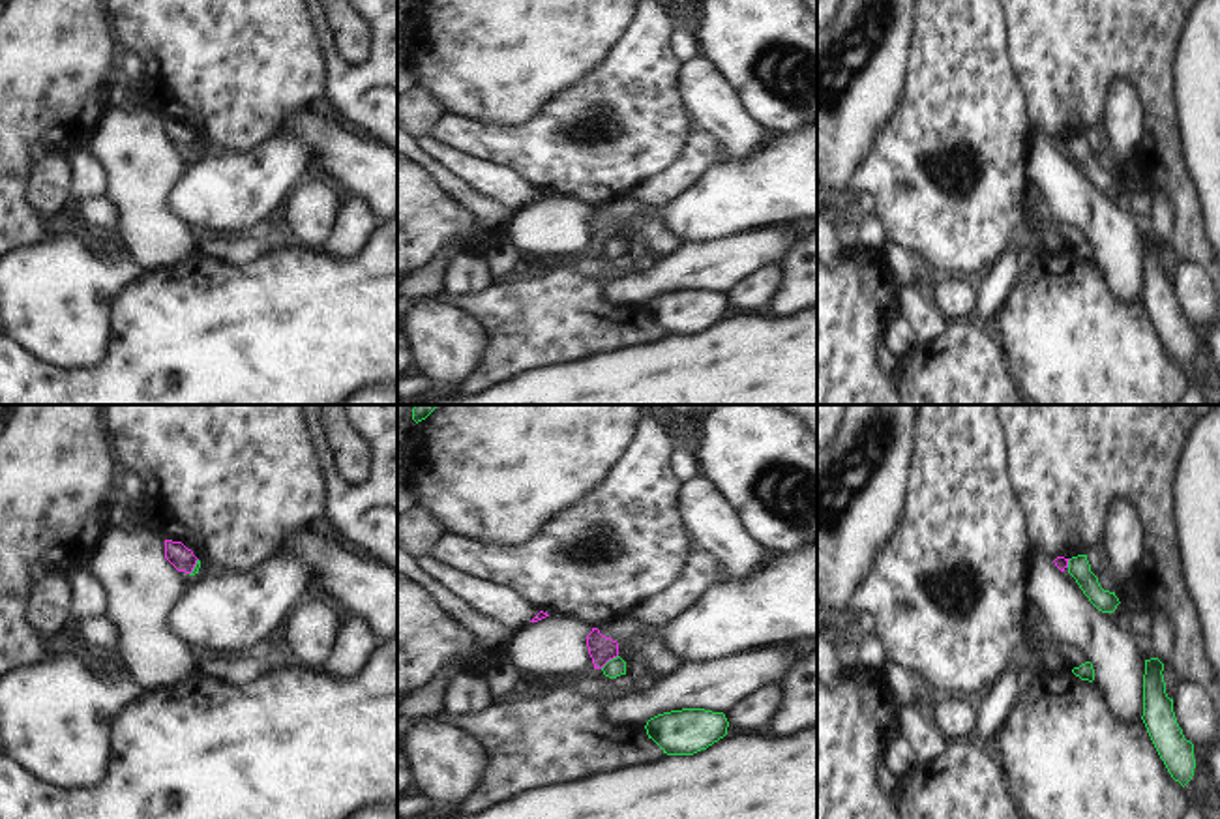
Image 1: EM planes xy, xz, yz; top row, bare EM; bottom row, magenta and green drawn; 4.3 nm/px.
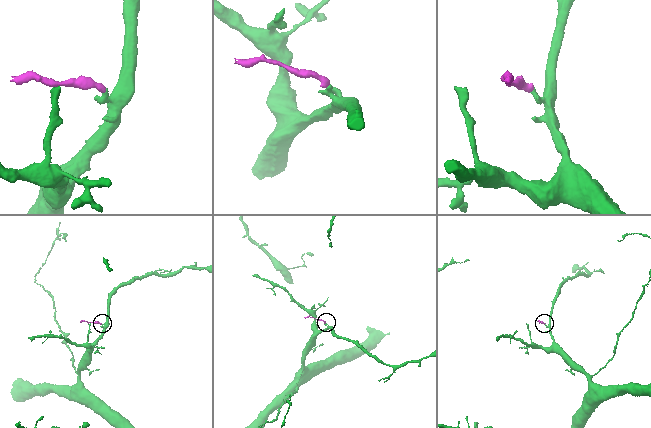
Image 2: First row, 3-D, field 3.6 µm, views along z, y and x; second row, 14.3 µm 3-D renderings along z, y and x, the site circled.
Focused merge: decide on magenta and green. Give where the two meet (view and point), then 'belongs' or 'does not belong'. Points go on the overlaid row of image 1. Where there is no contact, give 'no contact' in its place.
xz (608, 660) | does not belong

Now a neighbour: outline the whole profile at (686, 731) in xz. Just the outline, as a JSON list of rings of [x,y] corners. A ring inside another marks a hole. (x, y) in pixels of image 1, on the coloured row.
[[[682,708],[658,714],[645,725],[667,755],[693,755],[727,735],[729,722],[723,712]]]

